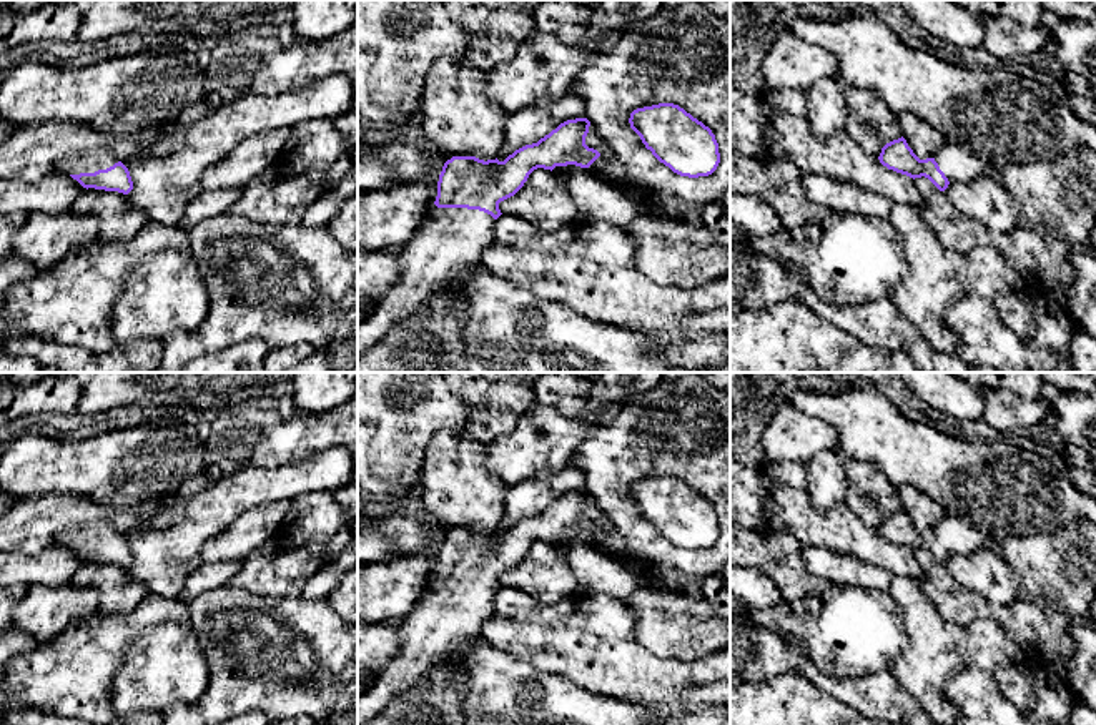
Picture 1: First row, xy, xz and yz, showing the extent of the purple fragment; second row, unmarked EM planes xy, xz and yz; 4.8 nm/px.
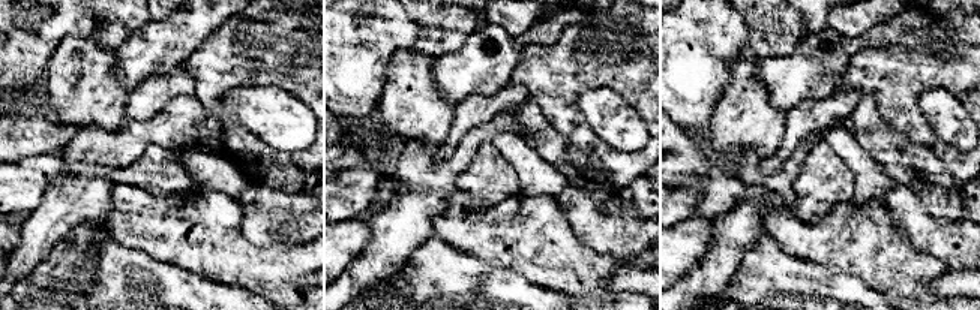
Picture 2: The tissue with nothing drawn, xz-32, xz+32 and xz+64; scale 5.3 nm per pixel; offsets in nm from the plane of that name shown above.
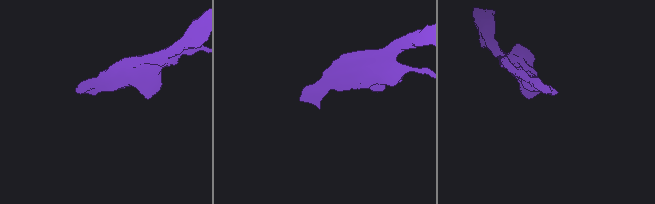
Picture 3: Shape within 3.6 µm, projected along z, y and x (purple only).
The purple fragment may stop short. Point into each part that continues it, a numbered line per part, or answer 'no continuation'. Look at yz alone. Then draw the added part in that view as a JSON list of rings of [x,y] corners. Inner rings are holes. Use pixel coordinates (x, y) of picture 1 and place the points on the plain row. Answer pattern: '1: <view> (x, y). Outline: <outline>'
1: yz (960, 536). Outline: [[[946,514],[935,529],[948,554],[970,555],[980,549],[1000,552],[1000,540],[988,537],[968,517]]]

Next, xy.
1: xy (98, 531). Outline: [[[108,520],[86,522],[81,527],[72,529],[58,537],[58,544],[68,547],[95,545],[98,542],[106,542],[118,535],[118,530]]]

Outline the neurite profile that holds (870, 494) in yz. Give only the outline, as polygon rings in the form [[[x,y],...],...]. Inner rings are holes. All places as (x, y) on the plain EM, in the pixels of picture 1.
[[[845,461],[847,494],[843,504],[861,524],[880,529],[881,520],[901,510],[898,487],[875,466]]]

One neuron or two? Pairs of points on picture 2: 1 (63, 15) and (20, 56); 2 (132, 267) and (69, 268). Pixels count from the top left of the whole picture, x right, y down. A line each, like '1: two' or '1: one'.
1: one
2: two

